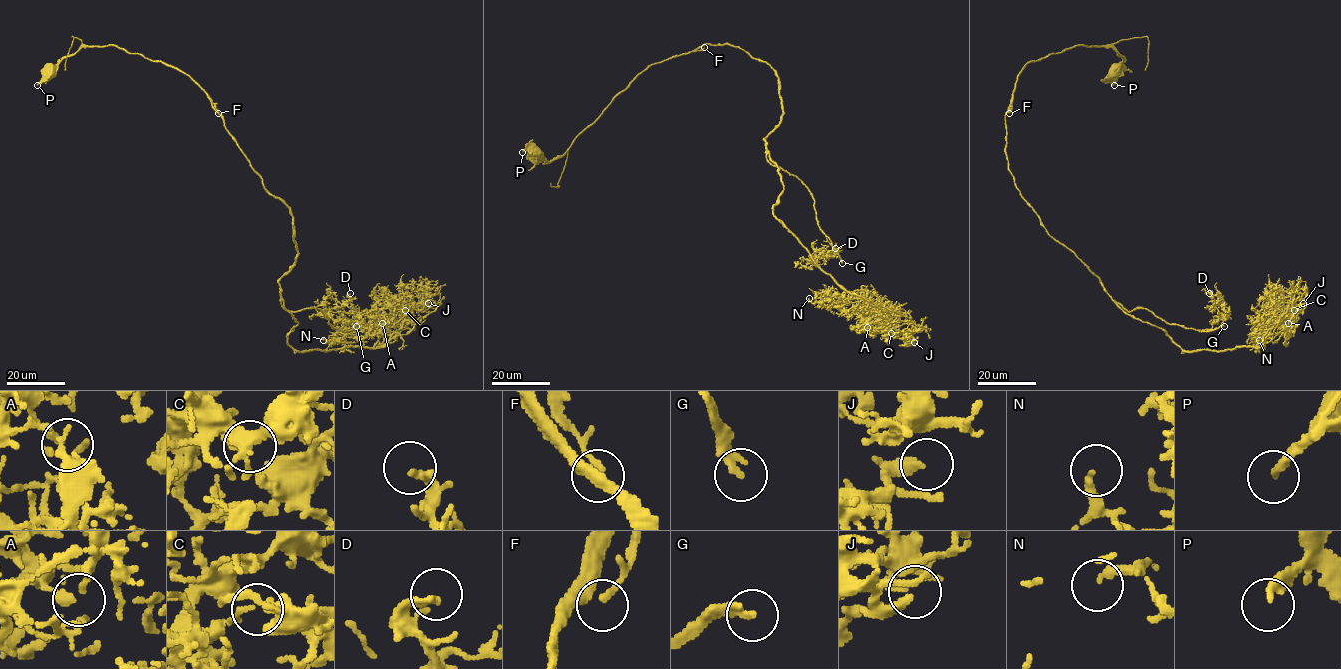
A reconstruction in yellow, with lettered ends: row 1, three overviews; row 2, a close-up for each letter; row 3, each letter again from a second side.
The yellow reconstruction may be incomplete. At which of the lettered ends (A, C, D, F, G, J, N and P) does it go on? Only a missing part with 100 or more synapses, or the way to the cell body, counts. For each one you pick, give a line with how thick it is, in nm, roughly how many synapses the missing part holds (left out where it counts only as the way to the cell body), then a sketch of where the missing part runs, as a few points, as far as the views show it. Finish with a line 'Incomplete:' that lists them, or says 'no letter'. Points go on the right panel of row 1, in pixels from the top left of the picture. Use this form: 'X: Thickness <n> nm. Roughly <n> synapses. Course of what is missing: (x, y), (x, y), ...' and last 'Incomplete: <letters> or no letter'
G: Thickness 240 nm. Roughly 900 synapses. Course of what is missing: (1224, 326), (1234, 330), (1227, 326), (1229, 321), (1236, 338), (1236, 327), (1234, 334), (1222, 342), (1218, 334)
Incomplete: G

